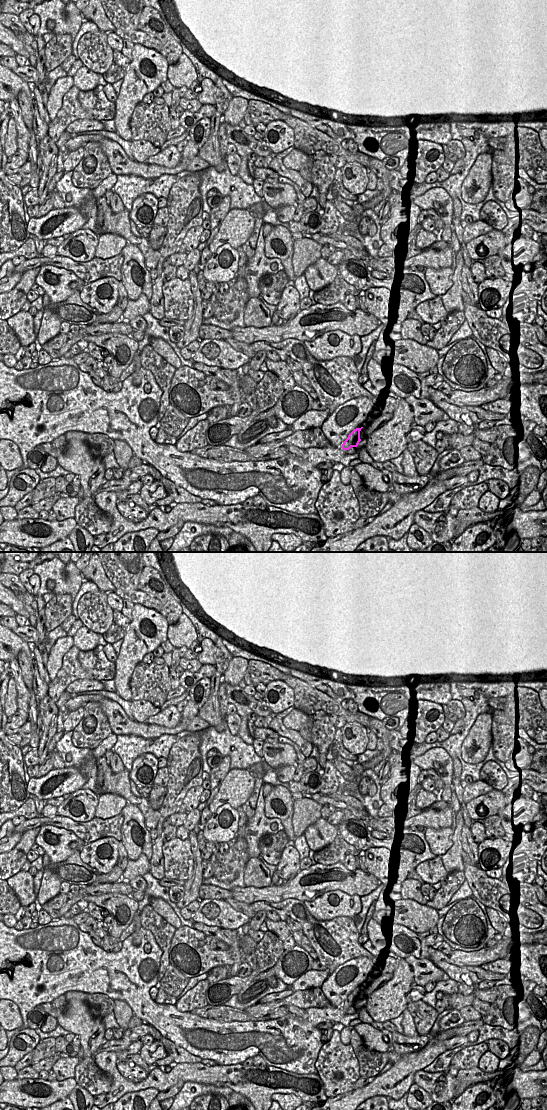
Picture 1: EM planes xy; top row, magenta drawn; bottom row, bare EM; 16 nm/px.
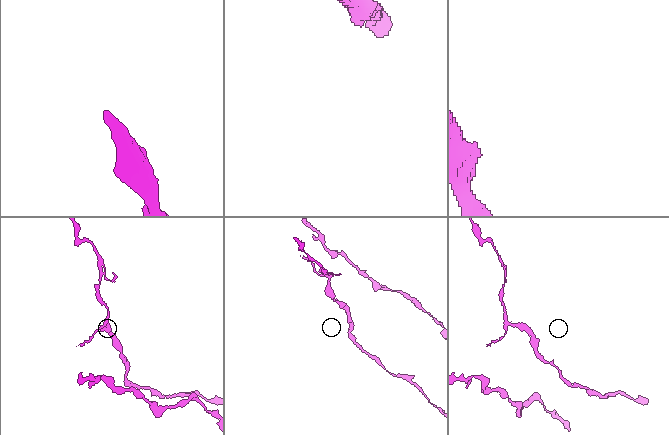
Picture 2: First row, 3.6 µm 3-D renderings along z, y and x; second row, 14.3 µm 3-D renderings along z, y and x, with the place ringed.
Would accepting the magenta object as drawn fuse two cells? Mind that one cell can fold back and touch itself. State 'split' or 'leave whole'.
leave whole

